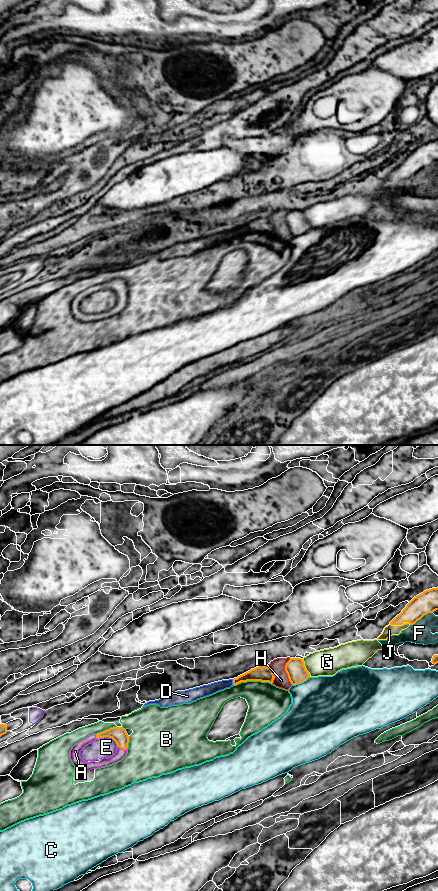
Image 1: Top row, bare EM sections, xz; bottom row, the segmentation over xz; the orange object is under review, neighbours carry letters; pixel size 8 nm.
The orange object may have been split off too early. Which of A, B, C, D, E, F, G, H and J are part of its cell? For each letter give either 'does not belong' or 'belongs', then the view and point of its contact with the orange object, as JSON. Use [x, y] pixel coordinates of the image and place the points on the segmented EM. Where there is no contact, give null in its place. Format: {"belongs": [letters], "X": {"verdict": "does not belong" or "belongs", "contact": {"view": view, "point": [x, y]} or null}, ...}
{"belongs": ["A", "F", "J"], "A": {"verdict": "belongs", "contact": {"view": "xz", "point": [122, 748]}}, "B": {"verdict": "does not belong", "contact": {"view": "xz", "point": [252, 680]}}, "C": {"verdict": "does not belong", "contact": {"view": "xz", "point": [300, 682]}}, "D": {"verdict": "does not belong", "contact": {"view": "xz", "point": [233, 682]}}, "E": {"verdict": "does not belong", "contact": {"view": "xz", "point": [108, 736]}}, "F": {"verdict": "belongs", "contact": {"view": "xz", "point": [421, 617]}}, "G": {"verdict": "does not belong", "contact": {"view": "xz", "point": [305, 668]}}, "H": {"verdict": "does not belong", "contact": {"view": "xz", "point": [285, 670]}}, "J": {"verdict": "belongs", "contact": {"view": "xz", "point": [400, 624]}}}

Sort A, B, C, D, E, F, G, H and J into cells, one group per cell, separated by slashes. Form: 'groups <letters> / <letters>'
groups A F J / B E / C / D H / G

